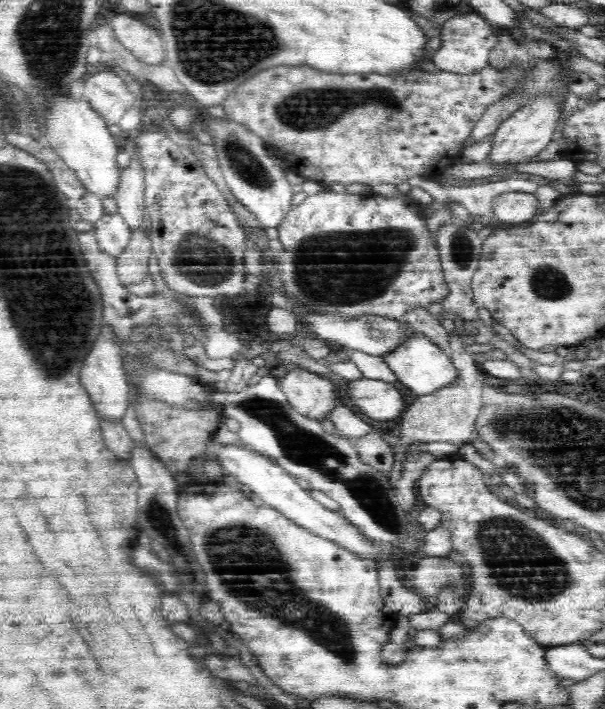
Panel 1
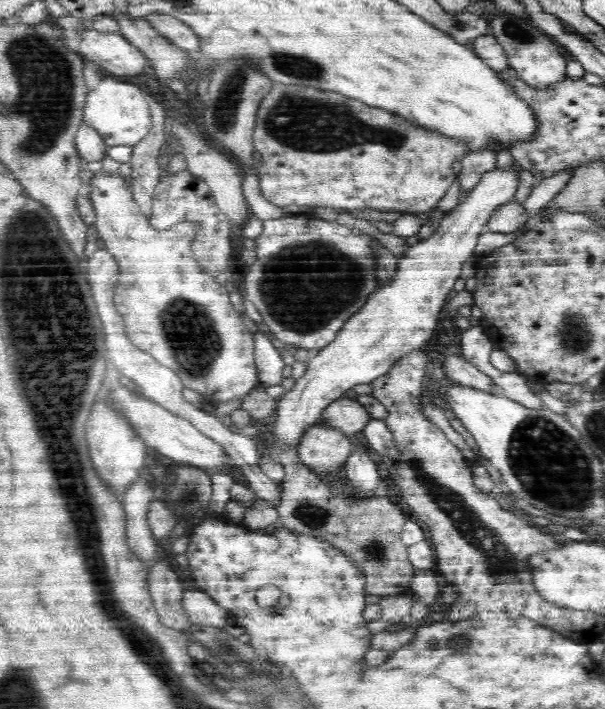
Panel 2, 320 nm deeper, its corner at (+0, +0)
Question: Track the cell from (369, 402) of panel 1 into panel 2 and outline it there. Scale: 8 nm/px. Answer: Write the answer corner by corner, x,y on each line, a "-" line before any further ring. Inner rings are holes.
345,393
334,398
323,410
322,415
334,426
340,426
348,435
362,431
370,421
374,420
353,393

